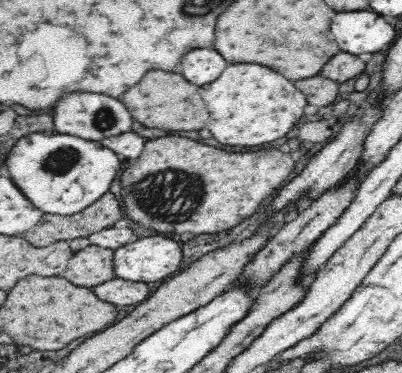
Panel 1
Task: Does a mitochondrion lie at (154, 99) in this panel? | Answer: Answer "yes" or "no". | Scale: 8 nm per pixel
no

